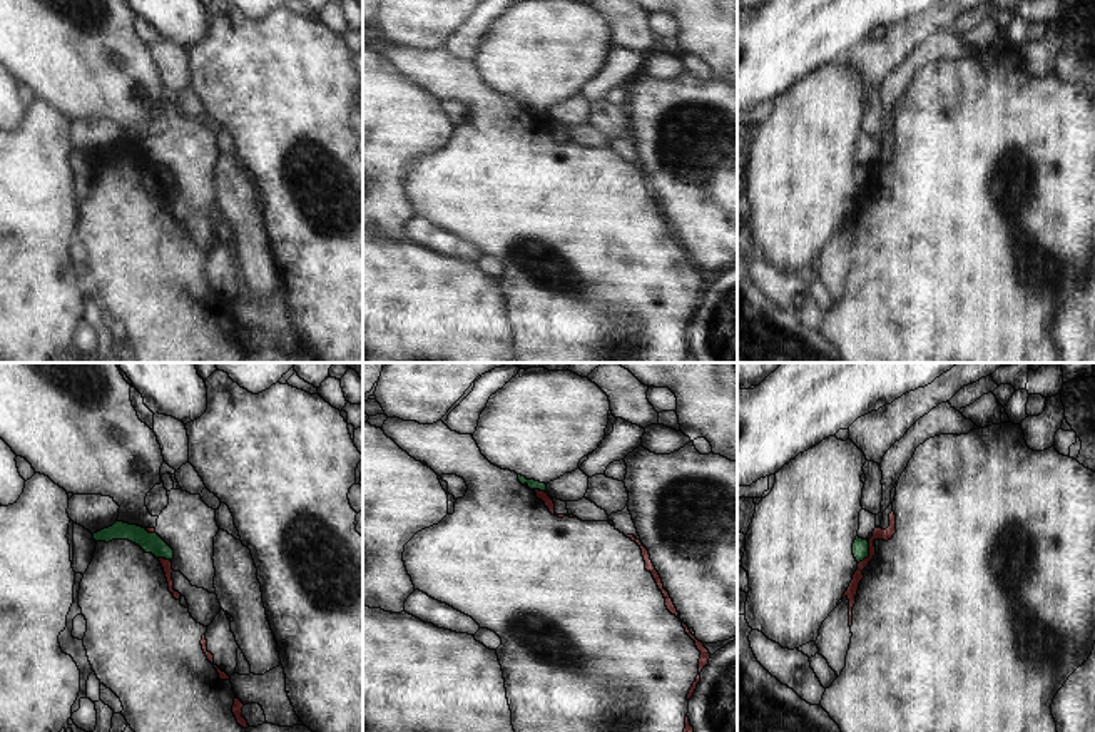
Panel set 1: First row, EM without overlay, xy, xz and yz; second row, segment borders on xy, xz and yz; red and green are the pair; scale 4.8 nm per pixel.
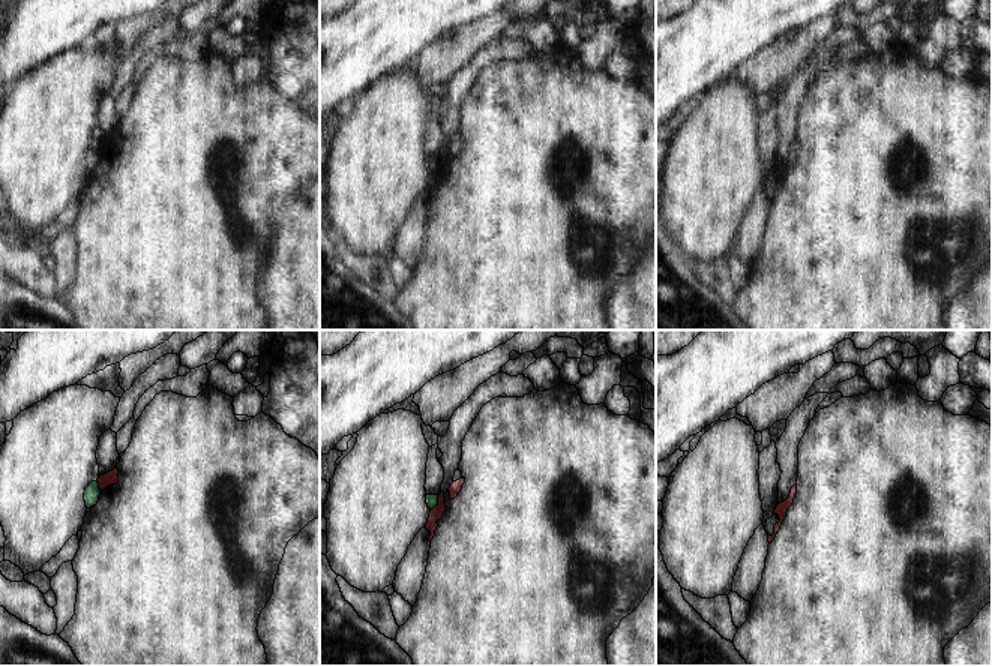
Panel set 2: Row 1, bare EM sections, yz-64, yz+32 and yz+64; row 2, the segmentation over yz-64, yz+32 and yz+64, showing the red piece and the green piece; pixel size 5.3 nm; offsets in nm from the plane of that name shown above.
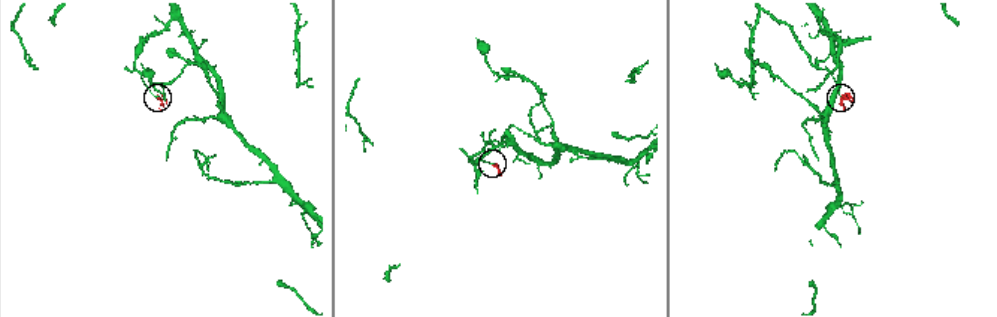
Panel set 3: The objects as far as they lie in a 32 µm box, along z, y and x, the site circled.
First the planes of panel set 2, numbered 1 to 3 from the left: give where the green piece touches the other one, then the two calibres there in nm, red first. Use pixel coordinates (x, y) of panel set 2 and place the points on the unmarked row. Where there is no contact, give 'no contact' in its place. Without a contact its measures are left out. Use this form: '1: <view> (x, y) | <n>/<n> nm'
1: yz-64 (99, 149) | 70/80 nm
2: yz+32 (438, 167) | 70/60 nm
3: no contact

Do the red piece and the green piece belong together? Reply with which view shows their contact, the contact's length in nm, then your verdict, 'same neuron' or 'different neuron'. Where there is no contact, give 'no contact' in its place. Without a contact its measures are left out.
contact in yz; length 130 nm; different neuron

